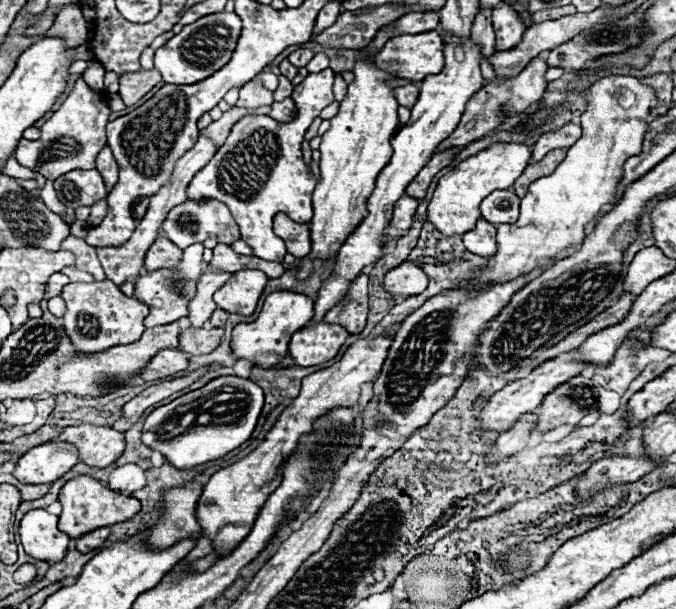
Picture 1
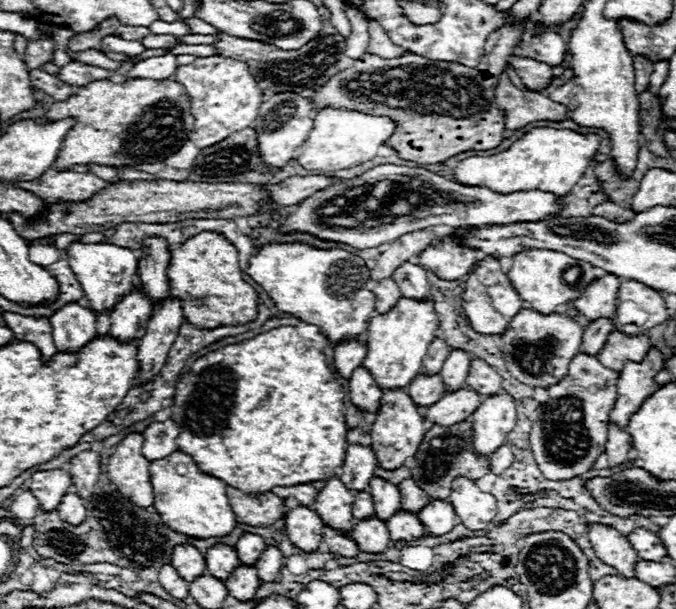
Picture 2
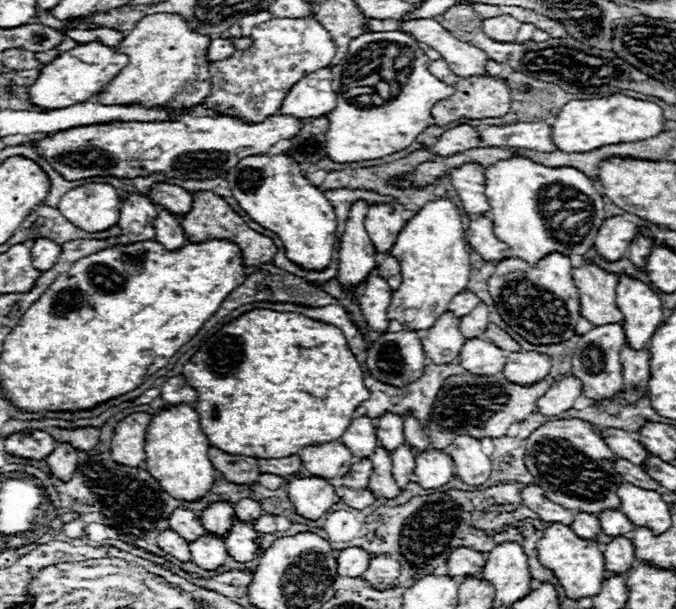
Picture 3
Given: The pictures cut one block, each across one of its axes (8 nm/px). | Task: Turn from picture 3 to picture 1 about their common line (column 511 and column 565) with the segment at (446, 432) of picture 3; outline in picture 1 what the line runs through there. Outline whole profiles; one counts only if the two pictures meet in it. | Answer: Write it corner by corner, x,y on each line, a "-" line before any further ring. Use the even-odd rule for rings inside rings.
574,376
574,380
566,380
566,384
560,384
558,388
554,388
554,392
550,392
550,396
546,396
546,400
542,400
540,410
536,412
534,432
552,430
552,428
558,428
558,426
578,428
580,420
584,416
596,412
596,410
598,410
598,388
594,386
594,382
590,378

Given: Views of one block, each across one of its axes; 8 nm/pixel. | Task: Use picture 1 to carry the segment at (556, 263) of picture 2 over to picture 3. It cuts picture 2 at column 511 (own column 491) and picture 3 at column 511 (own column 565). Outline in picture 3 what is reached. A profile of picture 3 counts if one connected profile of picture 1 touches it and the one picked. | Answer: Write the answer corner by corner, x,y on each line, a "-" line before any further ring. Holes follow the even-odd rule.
528,158
500,160
494,166
486,168
486,198
490,202
488,218
494,224
498,240
508,244
514,258
520,258
530,266
536,266
538,260
542,260
550,252
560,252
564,256
586,254
606,220
602,196
596,192
586,174
578,172
576,168
546,168
542,164
534,164

